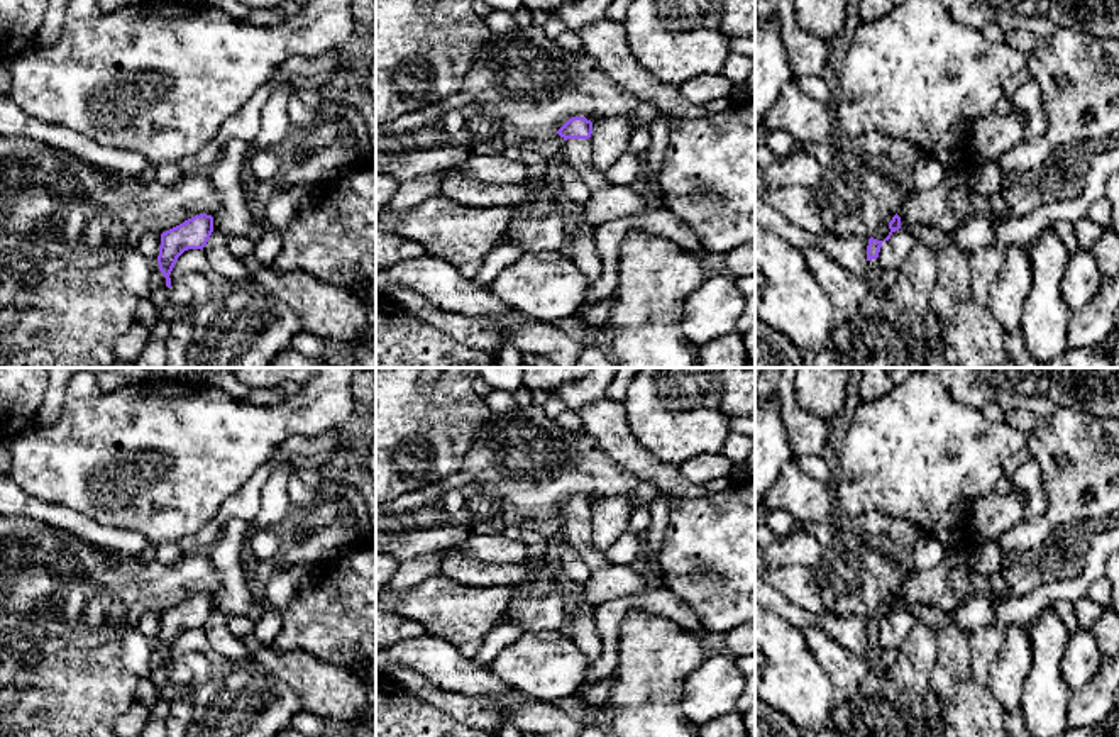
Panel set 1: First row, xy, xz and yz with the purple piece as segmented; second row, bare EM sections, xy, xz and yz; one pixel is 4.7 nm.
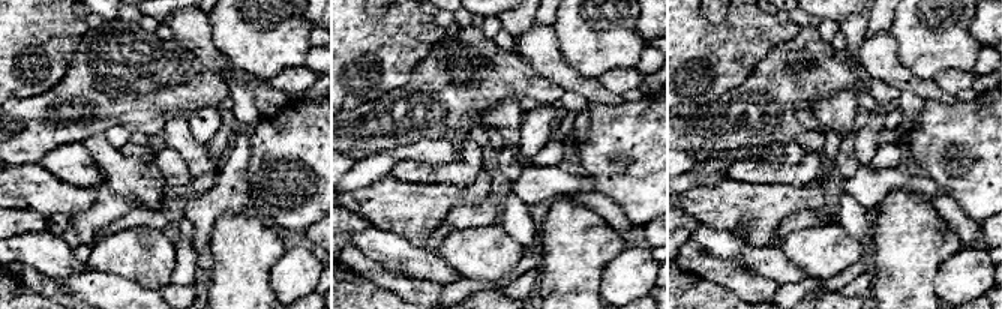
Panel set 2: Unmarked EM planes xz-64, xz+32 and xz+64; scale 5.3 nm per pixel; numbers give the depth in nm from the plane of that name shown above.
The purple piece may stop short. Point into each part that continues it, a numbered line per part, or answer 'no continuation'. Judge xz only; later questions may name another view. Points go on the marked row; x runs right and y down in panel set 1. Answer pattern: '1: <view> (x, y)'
1: xz (578, 153)

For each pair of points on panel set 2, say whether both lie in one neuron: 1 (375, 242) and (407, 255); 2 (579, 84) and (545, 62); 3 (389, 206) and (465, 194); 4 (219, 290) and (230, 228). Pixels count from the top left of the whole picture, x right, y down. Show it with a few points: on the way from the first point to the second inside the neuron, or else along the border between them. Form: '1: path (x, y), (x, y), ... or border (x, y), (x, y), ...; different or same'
1: path (383, 246), (399, 255); same
2: path (570, 78), (554, 68); same
3: path (408, 206), (425, 206), (446, 198); same
4: path (230, 275), (230, 243); same

